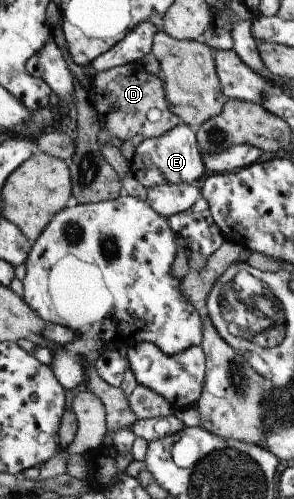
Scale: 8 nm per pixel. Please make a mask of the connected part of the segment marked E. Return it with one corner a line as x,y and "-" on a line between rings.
181,122
177,127
158,138
146,138
136,148
130,171
143,185
152,188
163,184
200,184
207,175
202,155
198,148
196,132

